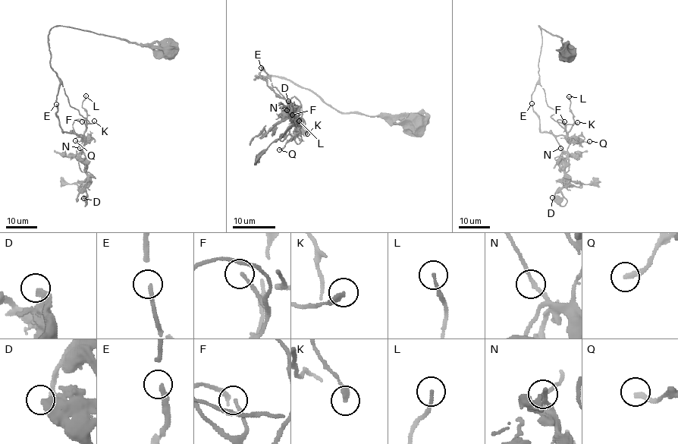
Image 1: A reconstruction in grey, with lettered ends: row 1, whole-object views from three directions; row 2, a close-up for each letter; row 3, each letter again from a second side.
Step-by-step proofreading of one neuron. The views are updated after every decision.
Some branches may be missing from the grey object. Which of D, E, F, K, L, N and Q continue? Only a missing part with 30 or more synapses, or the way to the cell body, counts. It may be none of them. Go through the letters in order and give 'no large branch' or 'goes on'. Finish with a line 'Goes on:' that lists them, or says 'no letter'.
D: no large branch
E: no large branch
F: goes on
K: goes on
L: goes on
N: no large branch
Q: no large branch
Goes on: F, K, L

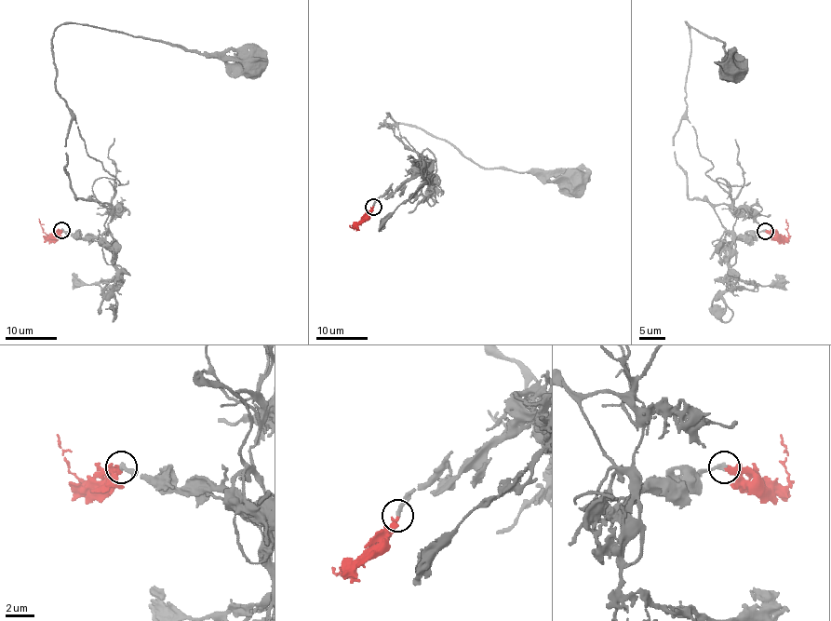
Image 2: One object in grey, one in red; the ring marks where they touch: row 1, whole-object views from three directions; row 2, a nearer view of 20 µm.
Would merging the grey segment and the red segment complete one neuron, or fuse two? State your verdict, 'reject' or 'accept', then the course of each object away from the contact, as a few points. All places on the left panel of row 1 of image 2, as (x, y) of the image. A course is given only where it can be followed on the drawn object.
accept; grey runs (61, 231), (100, 241), (117, 180), (87, 154), (56, 89), (52, 40), (60, 25), (253, 63); red runs (61, 231), (56, 230), (48, 236), (38, 219)

